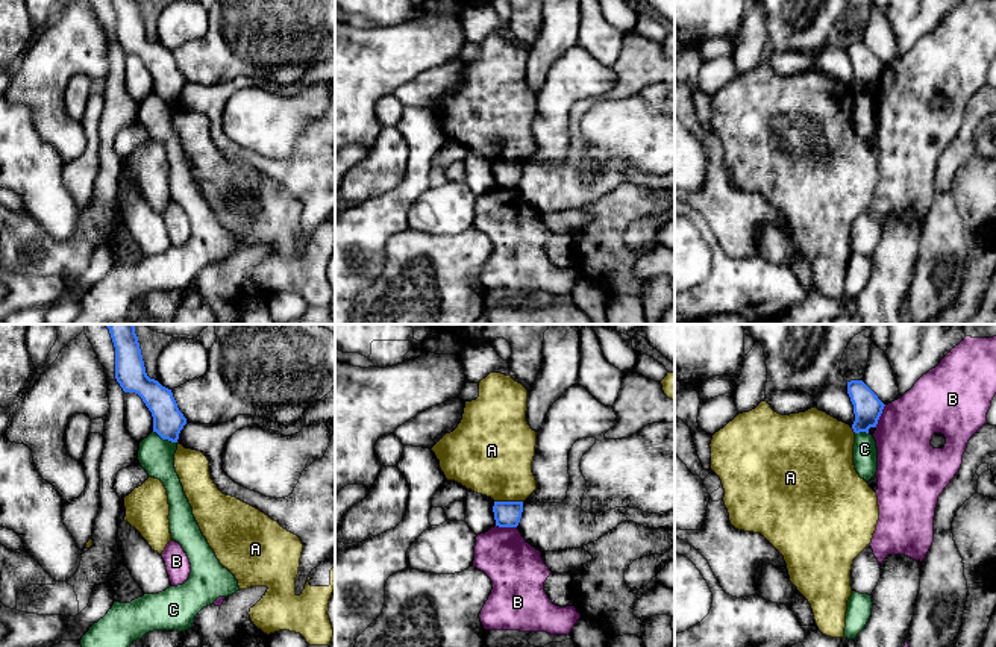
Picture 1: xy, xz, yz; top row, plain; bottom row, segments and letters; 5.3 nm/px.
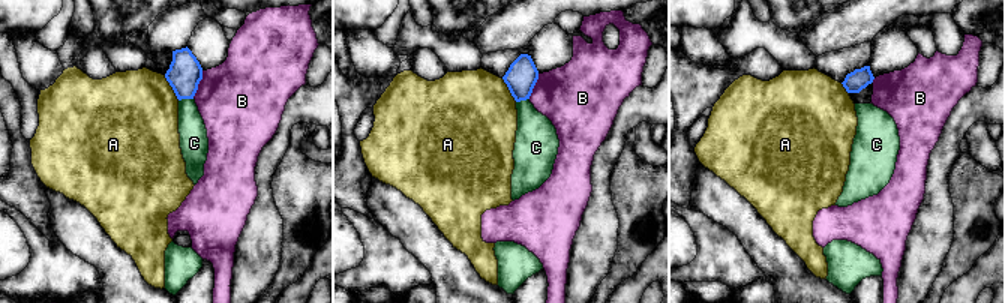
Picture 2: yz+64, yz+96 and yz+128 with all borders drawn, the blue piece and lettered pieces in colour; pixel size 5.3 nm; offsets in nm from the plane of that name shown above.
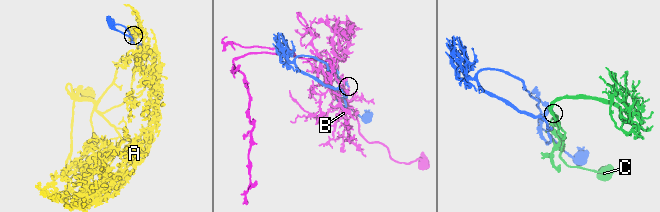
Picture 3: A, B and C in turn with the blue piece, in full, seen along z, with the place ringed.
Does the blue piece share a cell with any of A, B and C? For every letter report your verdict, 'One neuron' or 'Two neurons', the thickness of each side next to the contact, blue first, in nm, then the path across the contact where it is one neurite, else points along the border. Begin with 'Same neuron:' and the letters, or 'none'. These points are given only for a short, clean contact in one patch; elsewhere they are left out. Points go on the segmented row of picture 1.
Same neuron: none
A: Two neurons. Thickness 140 nm (blue) against 400 nm
B: Two neurons. Thickness 160 nm (blue) against 300 nm
C: Two neurons. Thickness 160 nm (blue) against 190 nm. Boundary: xy (153, 431), (162, 438), (176, 443)

